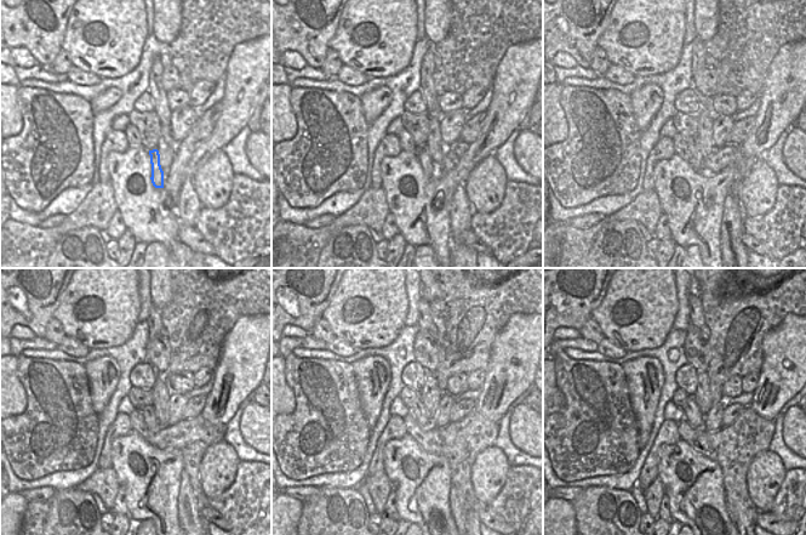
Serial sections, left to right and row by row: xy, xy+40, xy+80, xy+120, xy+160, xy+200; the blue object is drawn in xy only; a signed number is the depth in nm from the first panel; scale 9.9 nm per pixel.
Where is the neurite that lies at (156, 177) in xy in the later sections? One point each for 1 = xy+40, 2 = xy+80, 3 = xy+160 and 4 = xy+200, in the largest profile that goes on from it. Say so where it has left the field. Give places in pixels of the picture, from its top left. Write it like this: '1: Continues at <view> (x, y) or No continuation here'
1: Continues at xy+40 (423, 154)
2: Continues at xy+80 (695, 149)
3: Continues at xy+160 (418, 410)
4: Continues at xy+200 (692, 414)

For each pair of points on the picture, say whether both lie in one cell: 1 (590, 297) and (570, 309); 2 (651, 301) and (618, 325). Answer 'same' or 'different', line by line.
1: same
2: same

